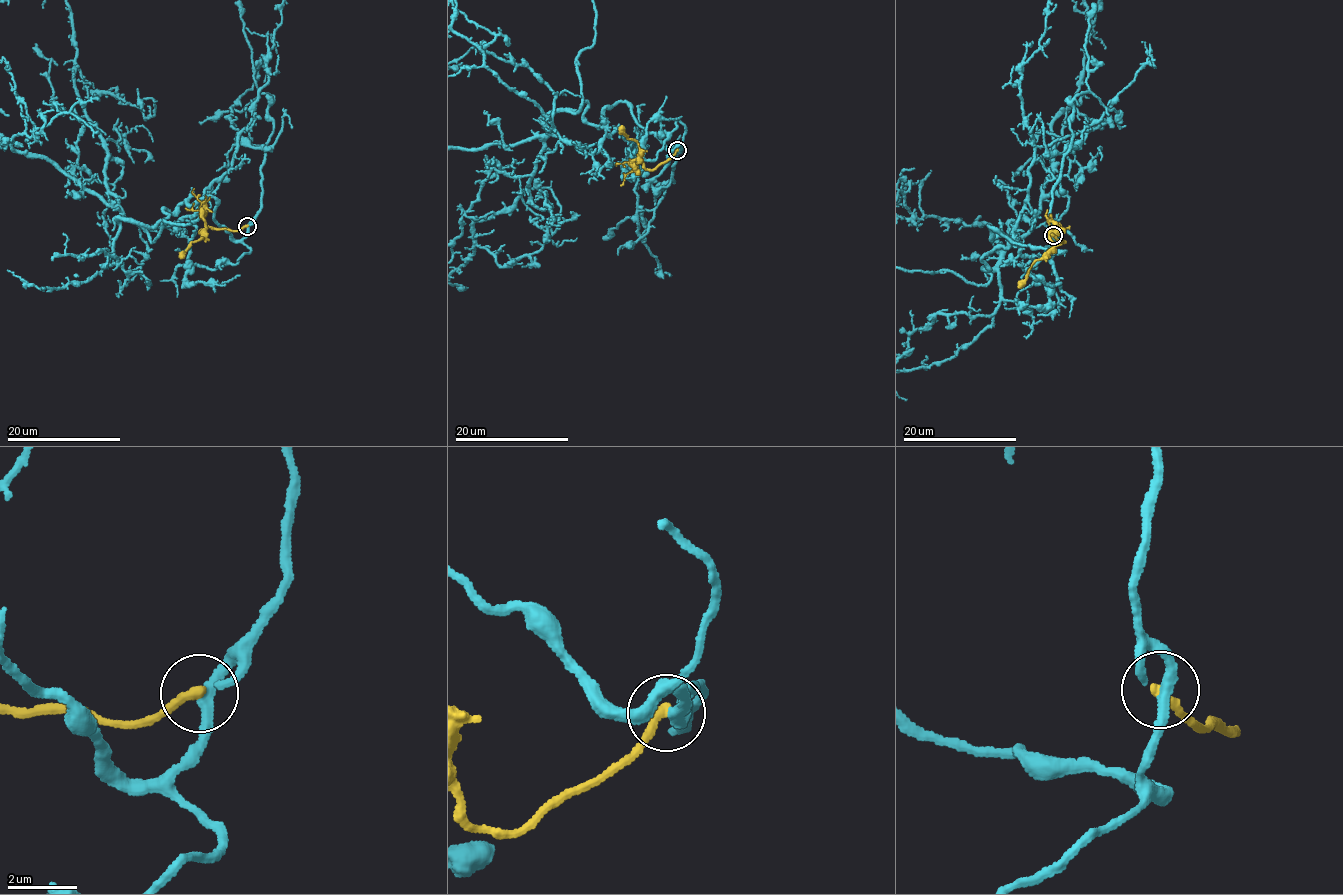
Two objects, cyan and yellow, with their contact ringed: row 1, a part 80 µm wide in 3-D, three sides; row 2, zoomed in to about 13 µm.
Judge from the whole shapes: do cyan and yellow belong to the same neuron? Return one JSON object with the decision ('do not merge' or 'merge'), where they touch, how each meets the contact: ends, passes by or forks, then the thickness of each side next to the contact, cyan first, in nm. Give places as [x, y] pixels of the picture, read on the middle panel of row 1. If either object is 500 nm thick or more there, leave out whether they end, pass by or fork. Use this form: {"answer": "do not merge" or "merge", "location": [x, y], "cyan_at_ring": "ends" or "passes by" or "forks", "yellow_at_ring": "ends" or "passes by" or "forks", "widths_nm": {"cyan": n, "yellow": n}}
{"answer": "merge", "location": [677, 150], "cyan_at_ring": "passes by", "yellow_at_ring": "ends", "widths_nm": {"cyan": 320, "yellow": 300}}

